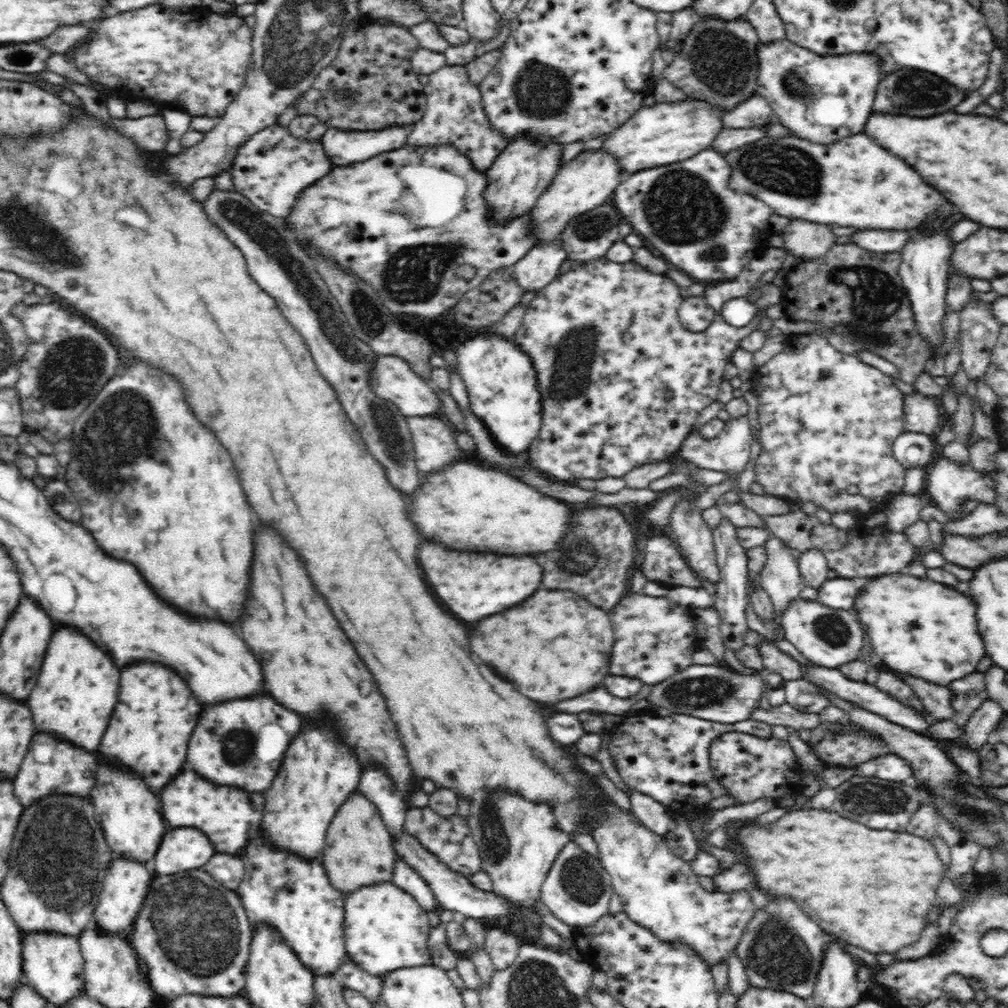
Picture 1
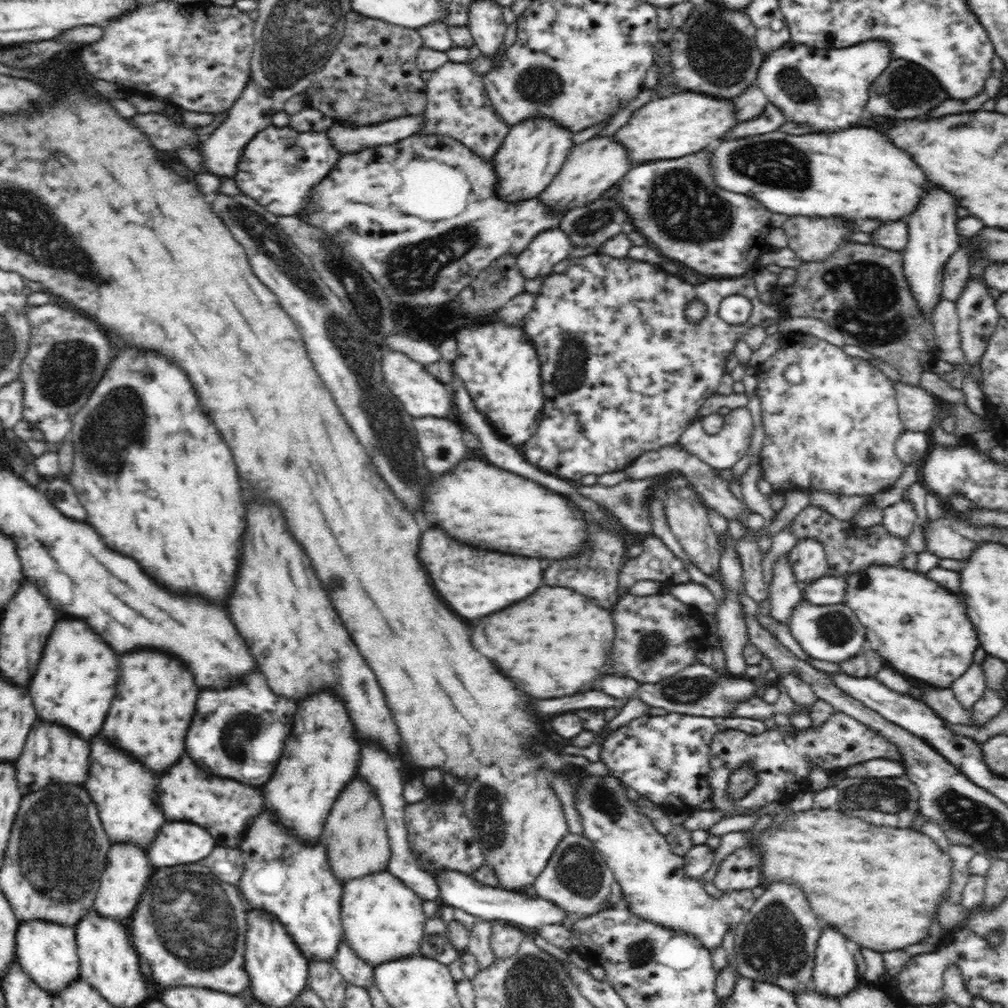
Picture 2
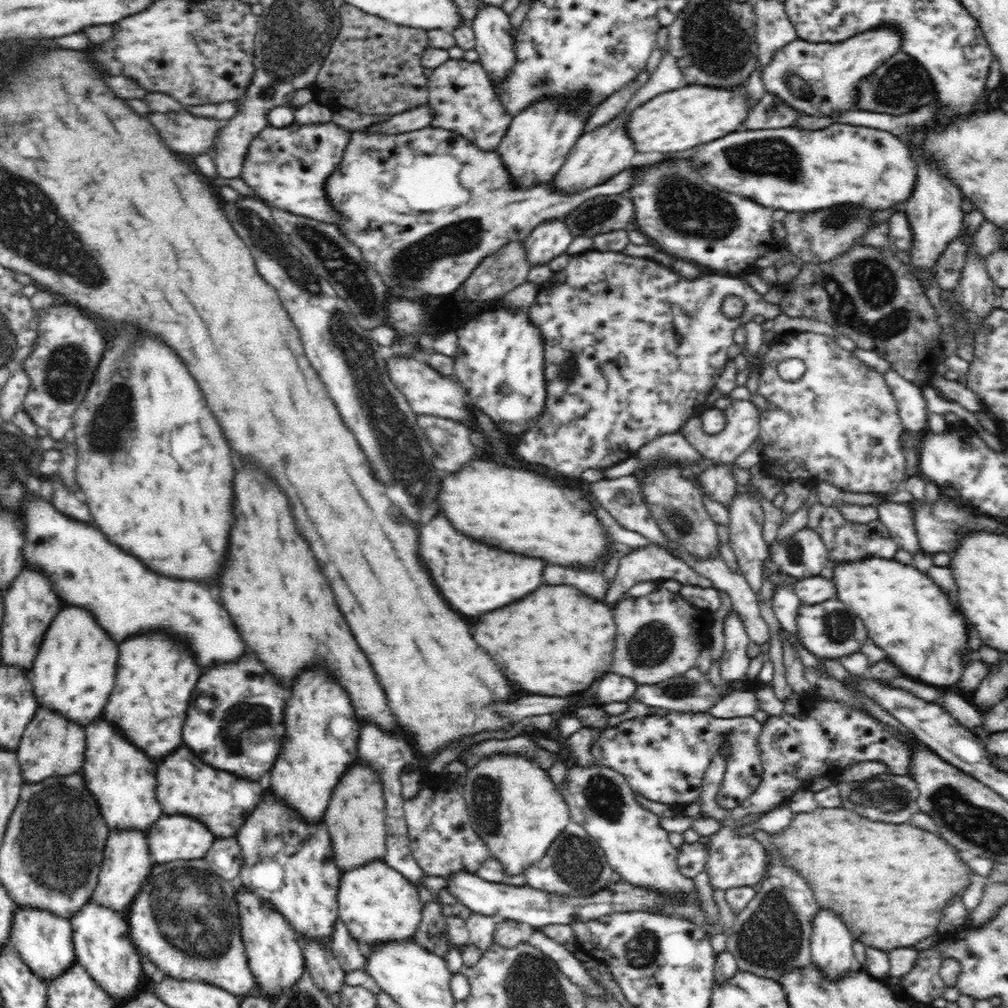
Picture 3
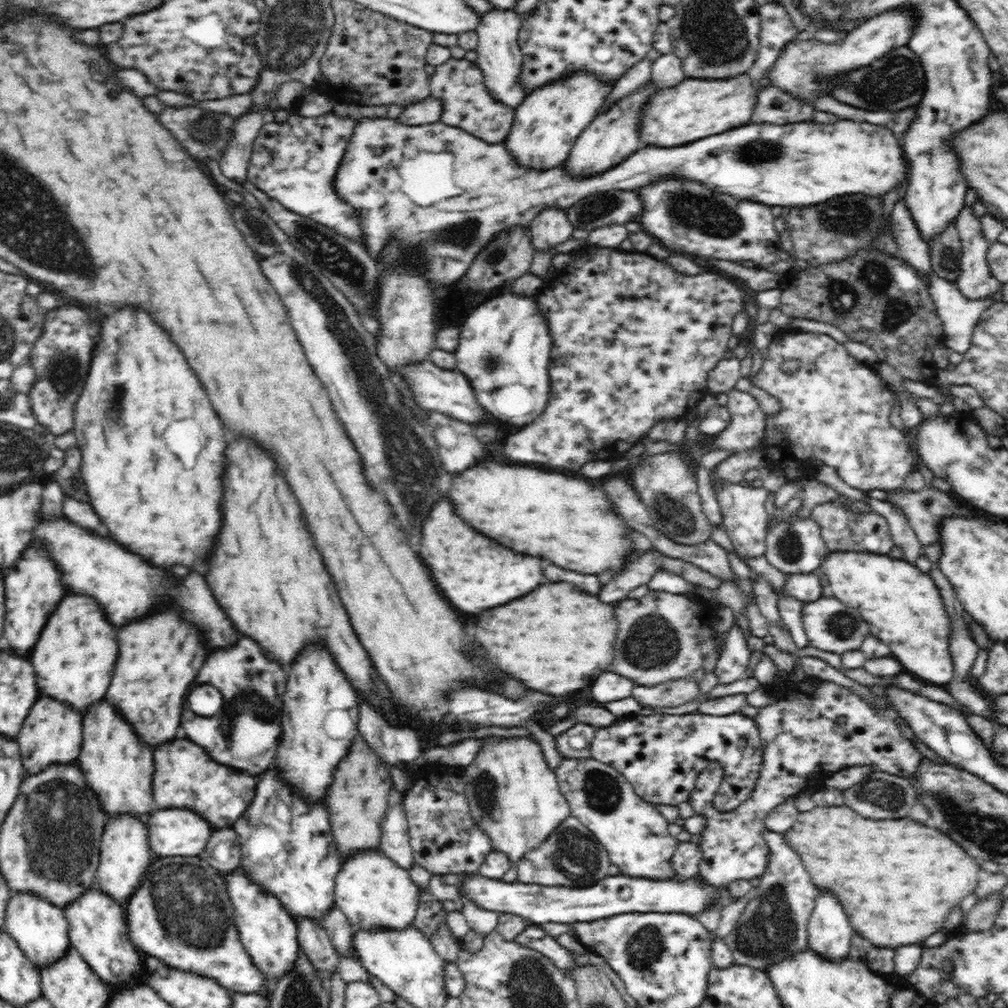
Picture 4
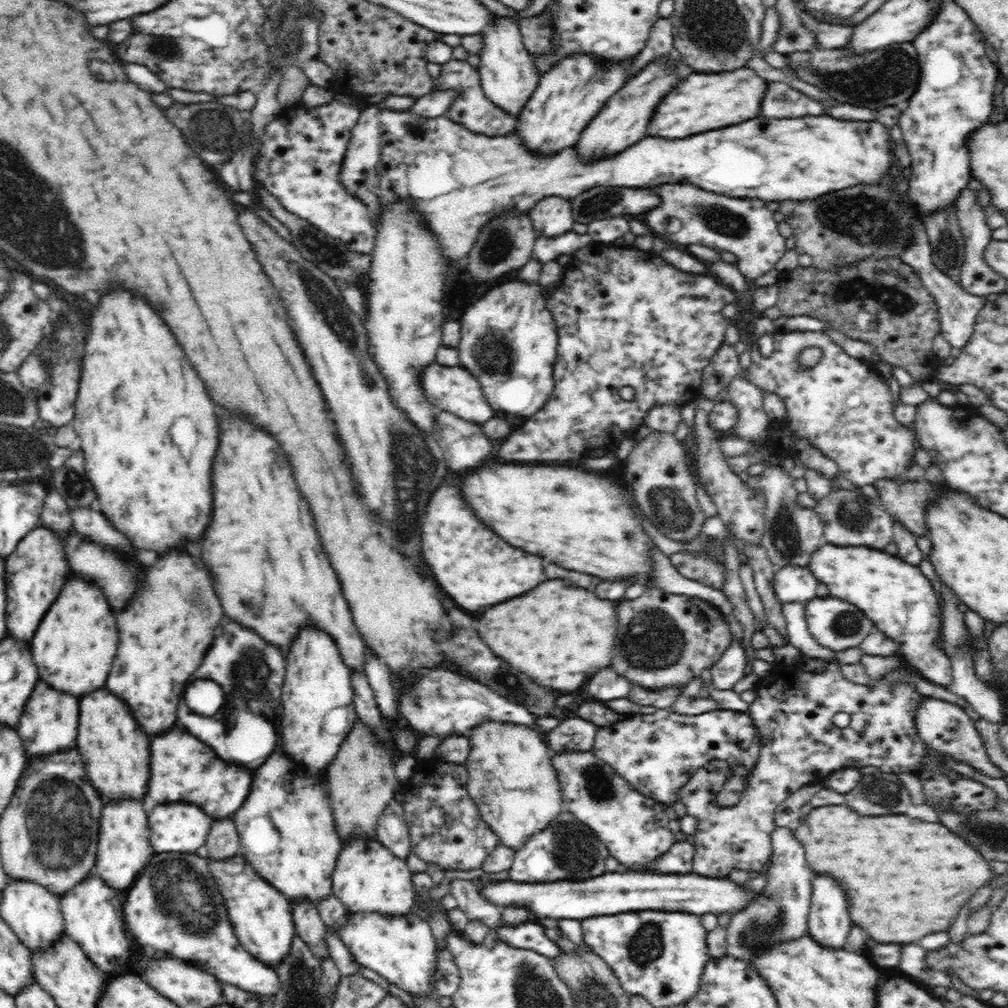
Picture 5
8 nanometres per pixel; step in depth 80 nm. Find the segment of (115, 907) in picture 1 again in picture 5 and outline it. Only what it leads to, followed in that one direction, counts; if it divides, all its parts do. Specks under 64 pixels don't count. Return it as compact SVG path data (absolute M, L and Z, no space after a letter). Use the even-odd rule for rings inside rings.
M116 798L102 806L94 874L122 895L136 882L142 868L154 856L150 844L148 810L142 806L142 802L142 799L132 802Z

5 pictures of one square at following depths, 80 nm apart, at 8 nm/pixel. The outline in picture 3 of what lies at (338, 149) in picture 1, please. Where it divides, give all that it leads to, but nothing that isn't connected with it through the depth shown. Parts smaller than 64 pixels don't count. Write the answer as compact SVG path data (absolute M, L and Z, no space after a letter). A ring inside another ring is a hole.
M429 104L412 108L398 114L392 115L390 119L370 126L371 132L382 132L383 134L402 134L429 126L433 119L433 112Z

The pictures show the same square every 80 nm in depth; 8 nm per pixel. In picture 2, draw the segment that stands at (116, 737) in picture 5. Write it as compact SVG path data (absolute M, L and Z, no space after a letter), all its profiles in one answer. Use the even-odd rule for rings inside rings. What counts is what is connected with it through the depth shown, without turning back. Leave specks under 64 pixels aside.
M102 736L92 738L92 742L90 742L90 772L88 772L88 780L84 787L95 802L102 826L111 844L130 843L130 845L136 845L148 852L156 835L162 829L162 824L167 822L158 800L156 784L158 784L158 778L148 768L144 768L140 762L136 762L134 758L128 758L128 754L124 754L122 750L112 748Z

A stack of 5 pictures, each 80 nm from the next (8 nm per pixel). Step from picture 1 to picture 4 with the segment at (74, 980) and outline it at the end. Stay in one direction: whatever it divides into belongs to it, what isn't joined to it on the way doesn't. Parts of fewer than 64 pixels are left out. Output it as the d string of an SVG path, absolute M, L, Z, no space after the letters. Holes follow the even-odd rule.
M14 892L8 904L4 930L16 941L20 950L30 958L36 969L54 964L71 948L68 936L68 921L62 909L30 892Z

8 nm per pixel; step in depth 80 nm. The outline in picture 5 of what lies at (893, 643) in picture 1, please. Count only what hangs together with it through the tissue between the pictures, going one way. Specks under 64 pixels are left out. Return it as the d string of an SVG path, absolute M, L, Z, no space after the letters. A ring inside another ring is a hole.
M822 544L818 550L810 554L808 568L818 582L828 587L829 596L840 598L857 606L876 626L882 635L891 638L897 644L897 656L905 661L924 679L947 687L953 679L950 657L937 643L939 635L943 635L943 616L940 602L930 580L920 571L918 566L904 562L900 557L874 550L867 546L836 546Z

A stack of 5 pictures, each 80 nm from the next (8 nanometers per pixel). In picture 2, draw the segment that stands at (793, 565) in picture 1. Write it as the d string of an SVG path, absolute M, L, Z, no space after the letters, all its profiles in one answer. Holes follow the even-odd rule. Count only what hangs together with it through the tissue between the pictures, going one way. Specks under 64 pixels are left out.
M780 555L776 559L772 581L769 584L772 618L787 624L797 602L803 599L799 582L790 567L788 557Z

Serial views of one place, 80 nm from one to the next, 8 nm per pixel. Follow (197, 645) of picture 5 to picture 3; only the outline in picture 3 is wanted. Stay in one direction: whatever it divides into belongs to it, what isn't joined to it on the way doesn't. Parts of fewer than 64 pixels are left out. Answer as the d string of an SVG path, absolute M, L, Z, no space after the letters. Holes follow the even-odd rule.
M148 634L128 638L120 644L120 664L116 686L104 708L104 718L118 726L122 734L142 748L154 762L164 760L182 746L182 726L188 704L200 676L196 660L176 638L166 634Z

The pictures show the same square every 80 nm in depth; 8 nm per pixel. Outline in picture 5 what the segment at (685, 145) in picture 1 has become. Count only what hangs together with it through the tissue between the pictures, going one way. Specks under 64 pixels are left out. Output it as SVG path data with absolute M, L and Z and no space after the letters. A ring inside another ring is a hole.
M750 67L724 72L692 72L670 89L656 106L645 136L662 136L668 140L740 124L760 115L768 81Z

